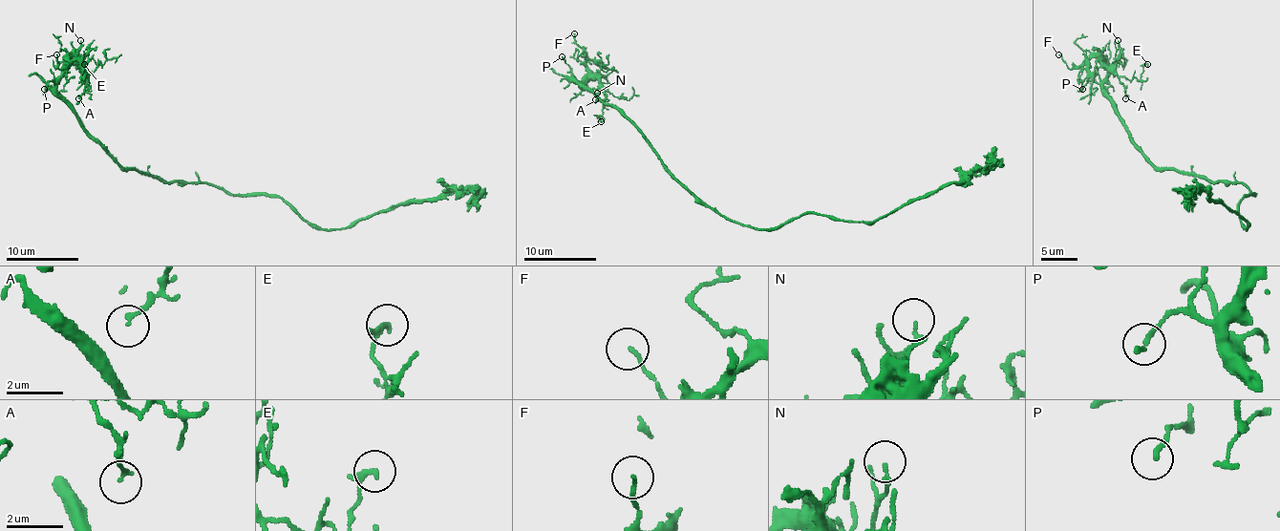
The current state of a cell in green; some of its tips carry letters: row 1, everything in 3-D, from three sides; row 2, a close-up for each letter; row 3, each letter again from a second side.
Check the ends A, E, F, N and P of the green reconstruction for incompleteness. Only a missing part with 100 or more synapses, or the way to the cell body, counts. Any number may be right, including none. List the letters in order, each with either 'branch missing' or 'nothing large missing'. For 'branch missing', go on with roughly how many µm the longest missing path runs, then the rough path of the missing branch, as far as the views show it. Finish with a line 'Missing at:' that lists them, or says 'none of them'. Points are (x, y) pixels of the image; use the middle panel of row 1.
A: nothing large missing
E: nothing large missing
F: nothing large missing
N: nothing large missing
P: nothing large missing
Missing at: none of them

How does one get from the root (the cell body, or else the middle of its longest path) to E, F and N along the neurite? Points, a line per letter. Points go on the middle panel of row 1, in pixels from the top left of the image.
E: (720, 215), (673, 176), (633, 123), (574, 78), (594, 78), (605, 95), (597, 117), (601, 121)
F: (720, 215), (673, 176), (633, 123), (574, 78), (579, 82), (586, 73), (586, 54), (576, 44), (574, 33)
N: (720, 215), (696, 199), (673, 176), (646, 136), (633, 123), (574, 78), (583, 89), (597, 93)

